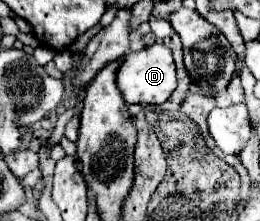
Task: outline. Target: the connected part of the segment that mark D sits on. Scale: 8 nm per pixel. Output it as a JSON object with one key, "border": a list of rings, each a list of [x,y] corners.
{"border":[[[151,45],[145,47],[137,53],[127,53],[121,59],[121,65],[117,69],[117,87],[123,95],[123,101],[127,105],[131,103],[139,103],[139,105],[149,105],[149,103],[163,103],[171,91],[177,85],[177,77],[175,77],[175,63],[171,57],[171,51],[165,45]]]}

